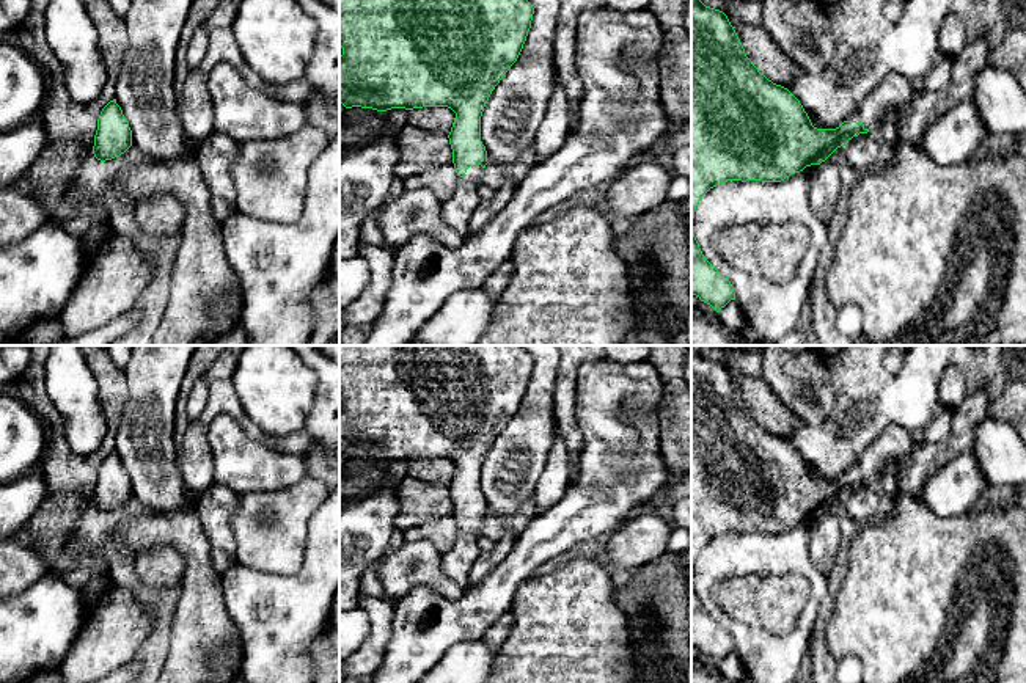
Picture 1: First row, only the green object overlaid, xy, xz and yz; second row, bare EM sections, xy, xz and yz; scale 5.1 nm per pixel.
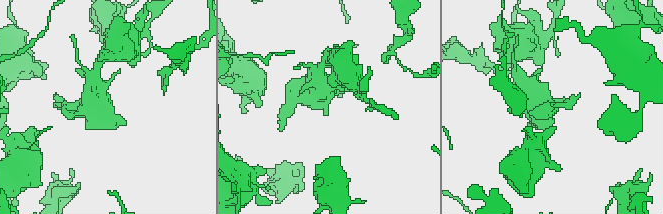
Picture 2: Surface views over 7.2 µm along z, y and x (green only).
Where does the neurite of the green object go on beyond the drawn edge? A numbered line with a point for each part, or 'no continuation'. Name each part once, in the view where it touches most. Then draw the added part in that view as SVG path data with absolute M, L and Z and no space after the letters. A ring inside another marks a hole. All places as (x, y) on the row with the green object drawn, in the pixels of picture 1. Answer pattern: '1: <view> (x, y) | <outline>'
1: xz (458, 209) | M481 165L470 166L464 177L459 176L454 193L442 203L443 221L462 236L468 236L470 220L481 203L478 187L481 185L482 173Z

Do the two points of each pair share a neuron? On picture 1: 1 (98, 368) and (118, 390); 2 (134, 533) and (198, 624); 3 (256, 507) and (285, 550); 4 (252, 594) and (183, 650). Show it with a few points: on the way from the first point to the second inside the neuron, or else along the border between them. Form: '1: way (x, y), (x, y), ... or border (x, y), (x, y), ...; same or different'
1: way (102, 372), (113, 385); same
2: way (165, 533), (172, 533), (197, 558), (198, 592); same
3: way (263, 518), (271, 528), (274, 539); same
4: border (220, 578), (225, 609), (241, 639); different

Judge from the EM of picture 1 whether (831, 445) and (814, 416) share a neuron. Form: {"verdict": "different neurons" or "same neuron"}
{"verdict": "different neurons"}

